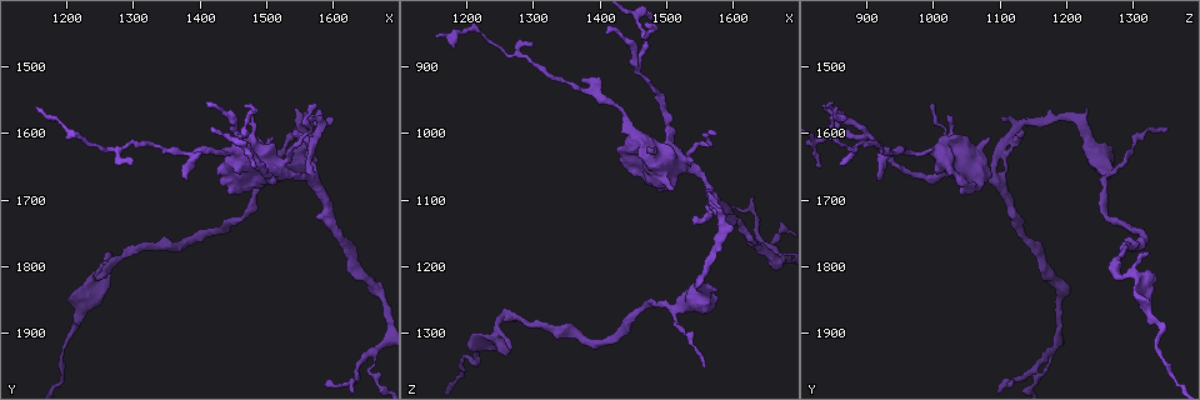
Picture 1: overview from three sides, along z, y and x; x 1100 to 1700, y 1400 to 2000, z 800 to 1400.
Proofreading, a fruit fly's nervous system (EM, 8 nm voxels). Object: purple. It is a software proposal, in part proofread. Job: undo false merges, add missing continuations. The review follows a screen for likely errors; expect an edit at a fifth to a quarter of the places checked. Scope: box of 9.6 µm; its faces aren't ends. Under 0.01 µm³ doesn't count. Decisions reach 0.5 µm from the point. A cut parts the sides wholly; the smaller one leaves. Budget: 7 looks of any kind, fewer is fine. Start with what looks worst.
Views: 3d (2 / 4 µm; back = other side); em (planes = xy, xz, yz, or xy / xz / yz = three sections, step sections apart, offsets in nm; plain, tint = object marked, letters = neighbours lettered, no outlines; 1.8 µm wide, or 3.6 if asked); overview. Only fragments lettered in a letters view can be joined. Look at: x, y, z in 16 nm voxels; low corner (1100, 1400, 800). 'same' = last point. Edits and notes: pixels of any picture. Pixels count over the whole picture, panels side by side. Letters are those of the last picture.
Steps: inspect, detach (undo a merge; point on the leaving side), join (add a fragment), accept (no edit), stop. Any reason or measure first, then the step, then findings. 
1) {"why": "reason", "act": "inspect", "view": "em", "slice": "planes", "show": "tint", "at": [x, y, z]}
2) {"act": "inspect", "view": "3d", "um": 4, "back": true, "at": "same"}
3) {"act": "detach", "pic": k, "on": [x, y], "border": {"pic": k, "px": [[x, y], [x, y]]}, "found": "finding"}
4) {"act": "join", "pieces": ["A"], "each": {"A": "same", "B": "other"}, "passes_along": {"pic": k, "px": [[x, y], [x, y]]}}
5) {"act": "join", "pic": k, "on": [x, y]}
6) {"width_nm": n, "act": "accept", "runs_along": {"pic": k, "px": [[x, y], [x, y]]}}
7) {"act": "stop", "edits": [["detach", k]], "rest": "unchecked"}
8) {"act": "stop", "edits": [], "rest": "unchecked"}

{"why": "a fork", "act": "inspect", "view": "em", "um": 3.6, "slice": "xz", "step": 4, "show": "plain", "at": [1570, 1605, 1110]}

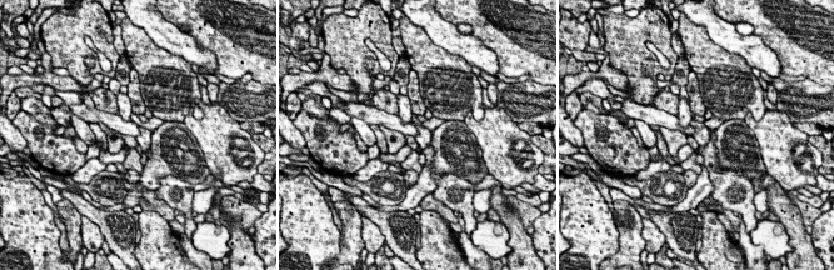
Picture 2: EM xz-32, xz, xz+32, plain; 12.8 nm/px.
{"why": "see the neighbours", "act": "inspect", "view": "em", "um": 3.6, "slice": "xz", "step": 4, "show": "letters", "at": "same"}

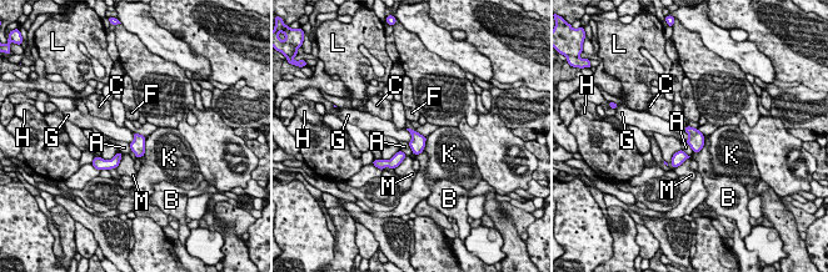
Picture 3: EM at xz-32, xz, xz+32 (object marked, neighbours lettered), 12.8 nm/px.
{"width_nm": 190, "act": "accept", "each": {"A": "other", "B": "other", "C": "other", "F": "other", "G": "other", "H": "other", "K": "other", "L": "other", "M": "other"}, "border": {"pic": 3, "px": [[405, 129], [410, 135], [410, 141]]}, "found": "all the same cell"}

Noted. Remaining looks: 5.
{"why": "thick turns thin", "act": "inspect", "view": "3d", "um": 4, "at": [1500, 1655, 1025]}

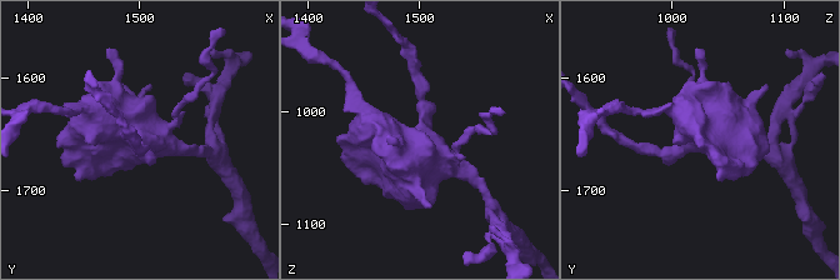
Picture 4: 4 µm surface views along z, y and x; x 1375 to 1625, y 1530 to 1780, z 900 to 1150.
{"why": "need the tissue", "act": "inspect", "view": "em", "slice": "planes", "show": "letters", "at": [1502, 1652, 1026]}

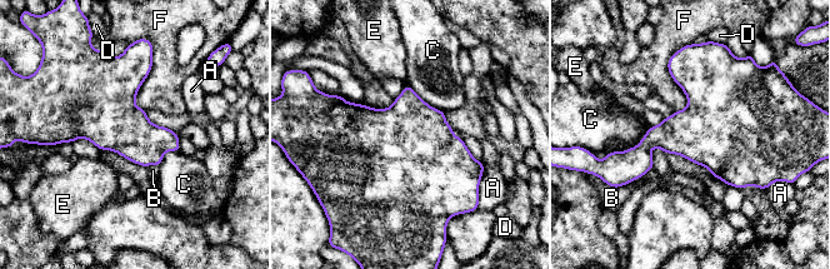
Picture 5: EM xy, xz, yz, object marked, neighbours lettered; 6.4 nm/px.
{"act": "accept", "each": {"A": "other", "B": "other", "C": "other", "D": "other", "E": "other", "F": "other"}, "border": {"pic": 5, "px": [[689, 44], [668, 61], [675, 111]]}, "found": "all the same cell"}

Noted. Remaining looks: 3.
{"why": "sharp bend", "act": "inspect", "view": "em", "slice": "planes", "show": "letters", "at": [1255, 1810, 1275]}

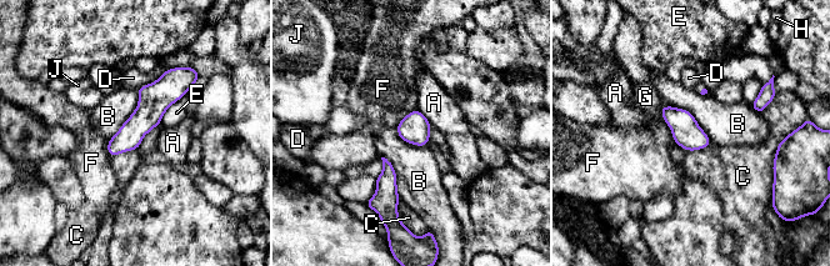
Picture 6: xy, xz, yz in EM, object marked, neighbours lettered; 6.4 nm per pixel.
{"act": "accept", "each": {"A": "other", "B": "other", "C": "other", "D": "other", "E": "other", "F": "other", "G": "other", "H": "other", "J": "other"}, "border": {"pic": 6, "px": [[663, 105], [686, 109], [711, 142]]}, "found": "all the same cell"}

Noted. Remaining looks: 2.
{"act": "stop", "edits": [], "rest": "unchecked"}

